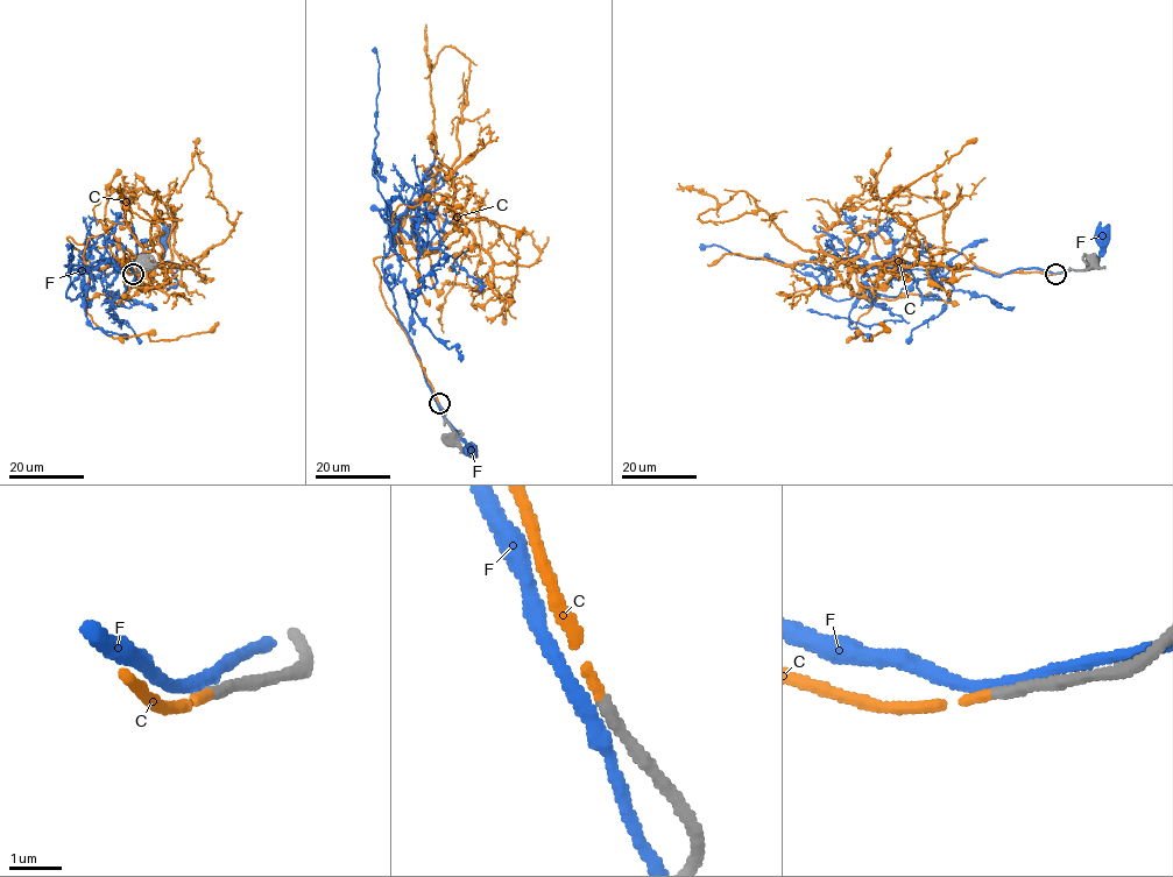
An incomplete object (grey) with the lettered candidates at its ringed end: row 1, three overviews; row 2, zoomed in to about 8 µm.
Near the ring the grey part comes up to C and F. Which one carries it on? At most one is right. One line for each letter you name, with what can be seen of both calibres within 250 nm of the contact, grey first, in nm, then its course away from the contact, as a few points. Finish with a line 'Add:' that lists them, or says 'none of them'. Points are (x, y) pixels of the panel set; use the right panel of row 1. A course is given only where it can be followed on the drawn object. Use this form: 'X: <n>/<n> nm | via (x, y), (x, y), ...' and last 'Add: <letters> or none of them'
C: 240/160 nm | via (1055, 274), (994, 274), (909, 238), (848, 268), (764, 211), (701, 221), (716, 200), (677, 189)
Add: C

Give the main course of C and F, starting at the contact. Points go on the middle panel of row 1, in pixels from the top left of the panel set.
C: (438, 403), (374, 264), (433, 253), (452, 228), (450, 172), (470, 62), (446, 46), (430, 64), (425, 25)
F: (438, 404), (442, 415), (471, 446), (471, 452)

